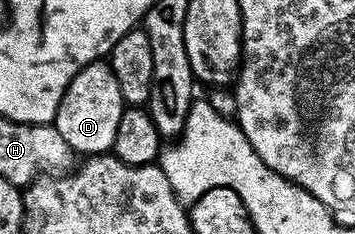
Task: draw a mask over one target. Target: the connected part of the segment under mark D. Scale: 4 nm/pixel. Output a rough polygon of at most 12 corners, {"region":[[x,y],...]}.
{"region":[[108,61],[73,77],[51,124],[74,155],[108,154],[127,104]]}

